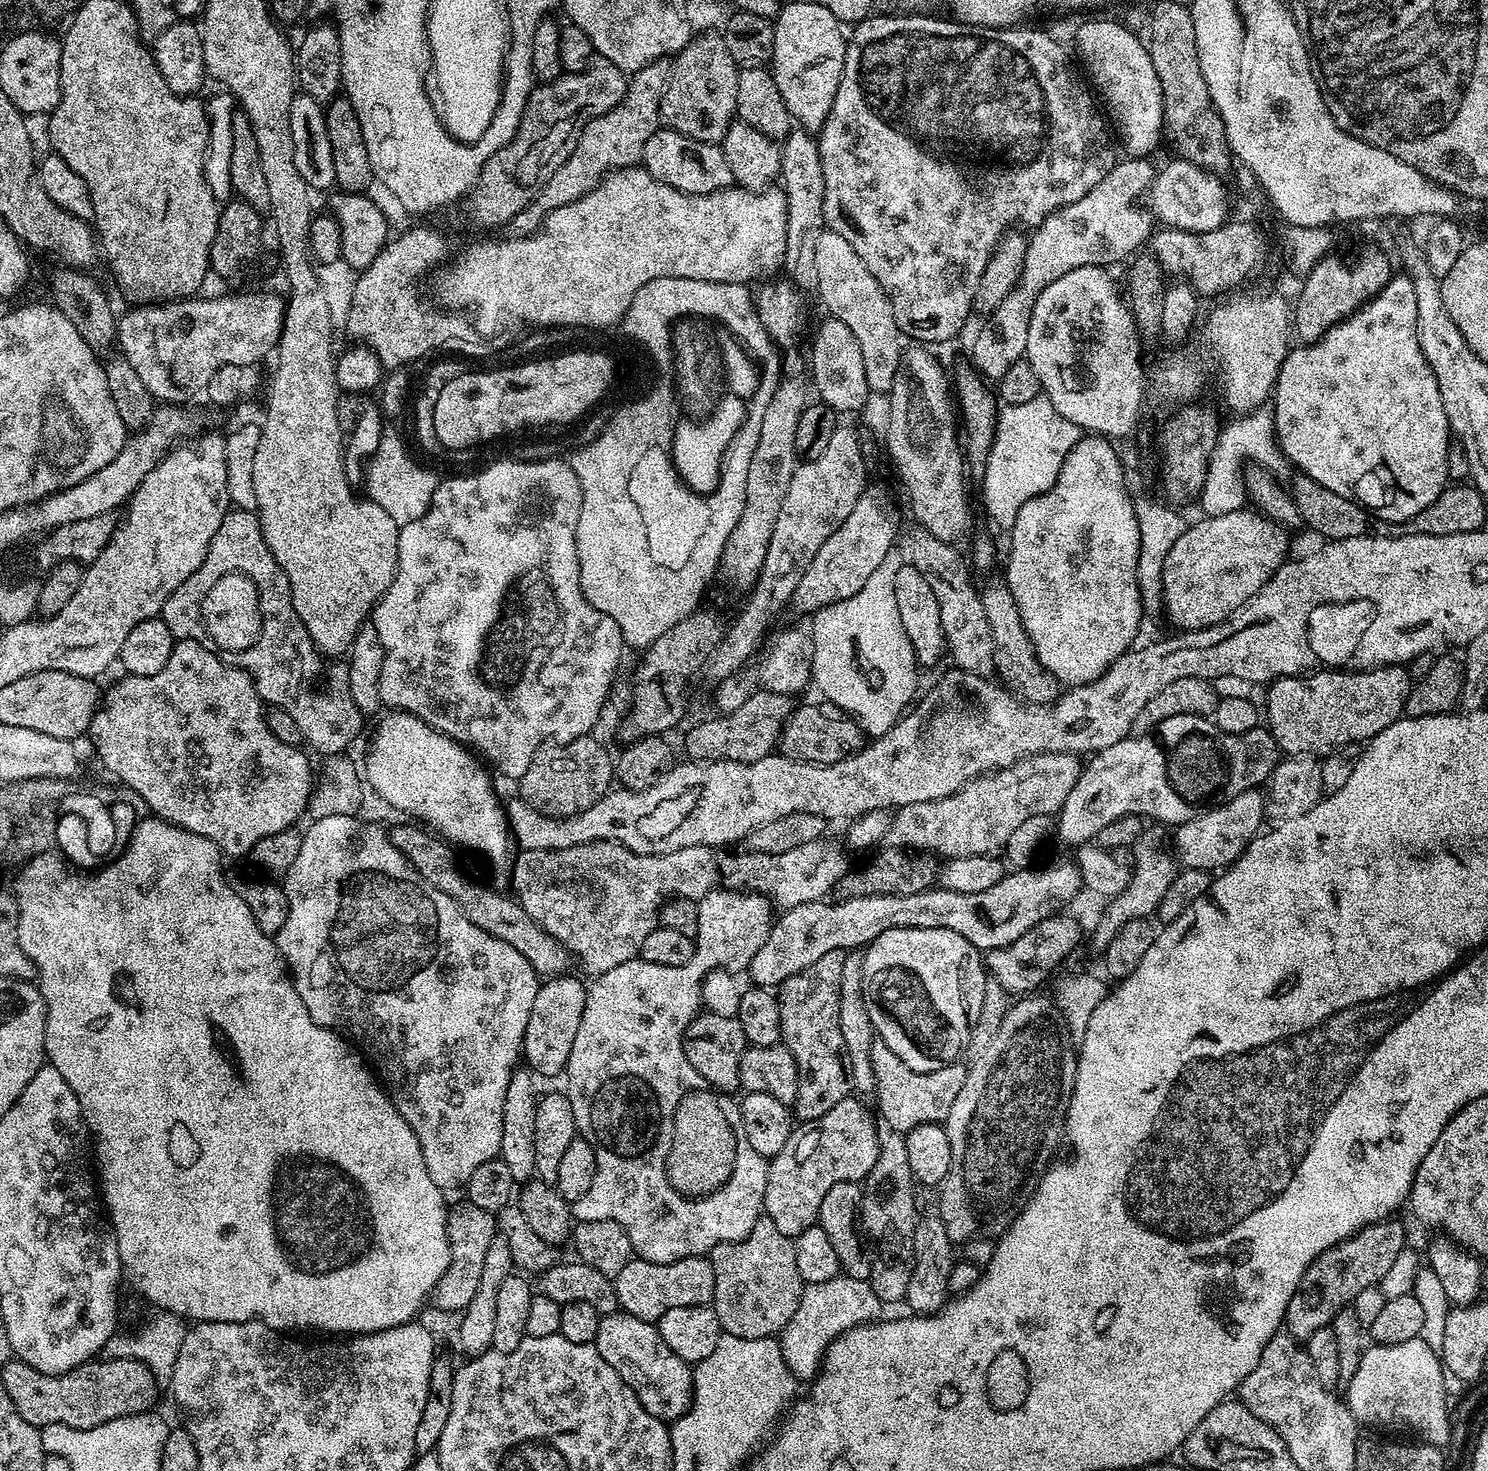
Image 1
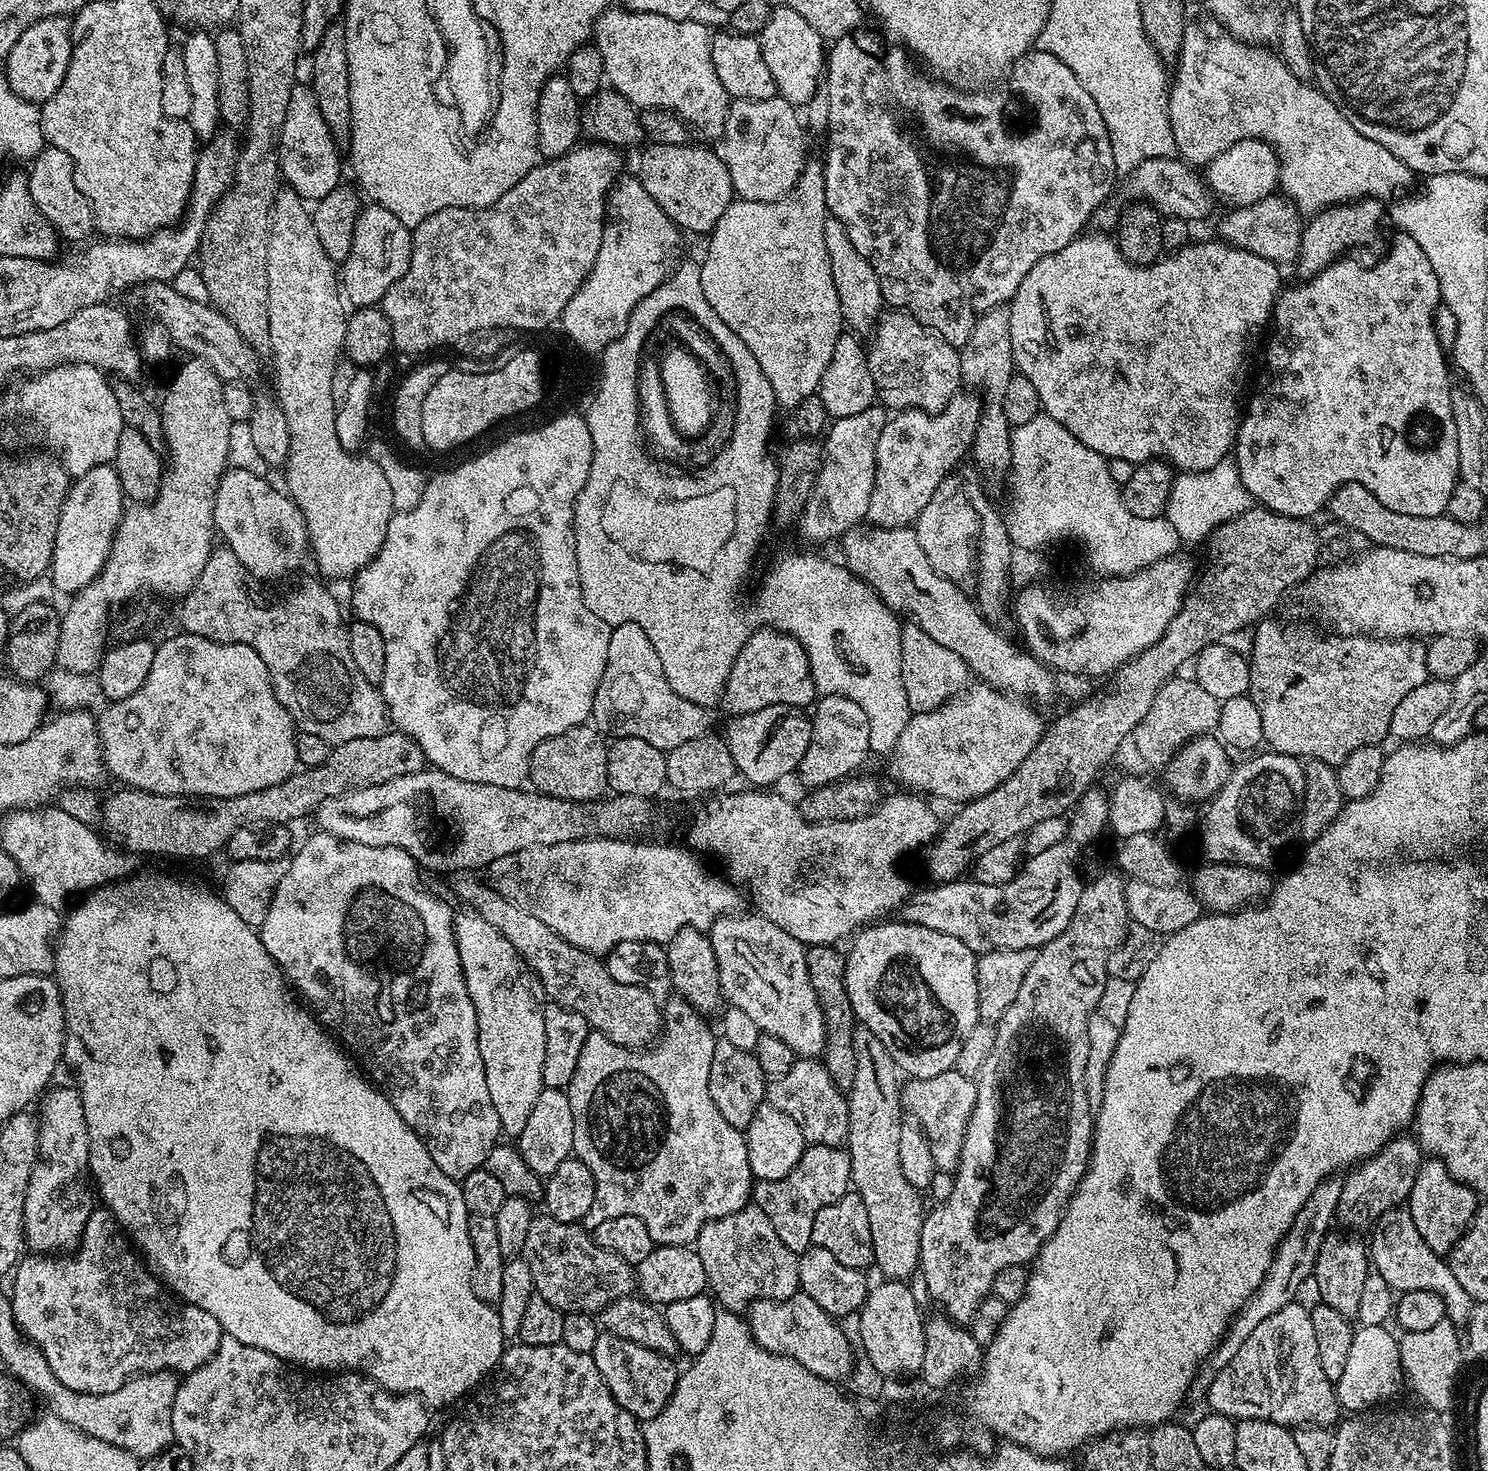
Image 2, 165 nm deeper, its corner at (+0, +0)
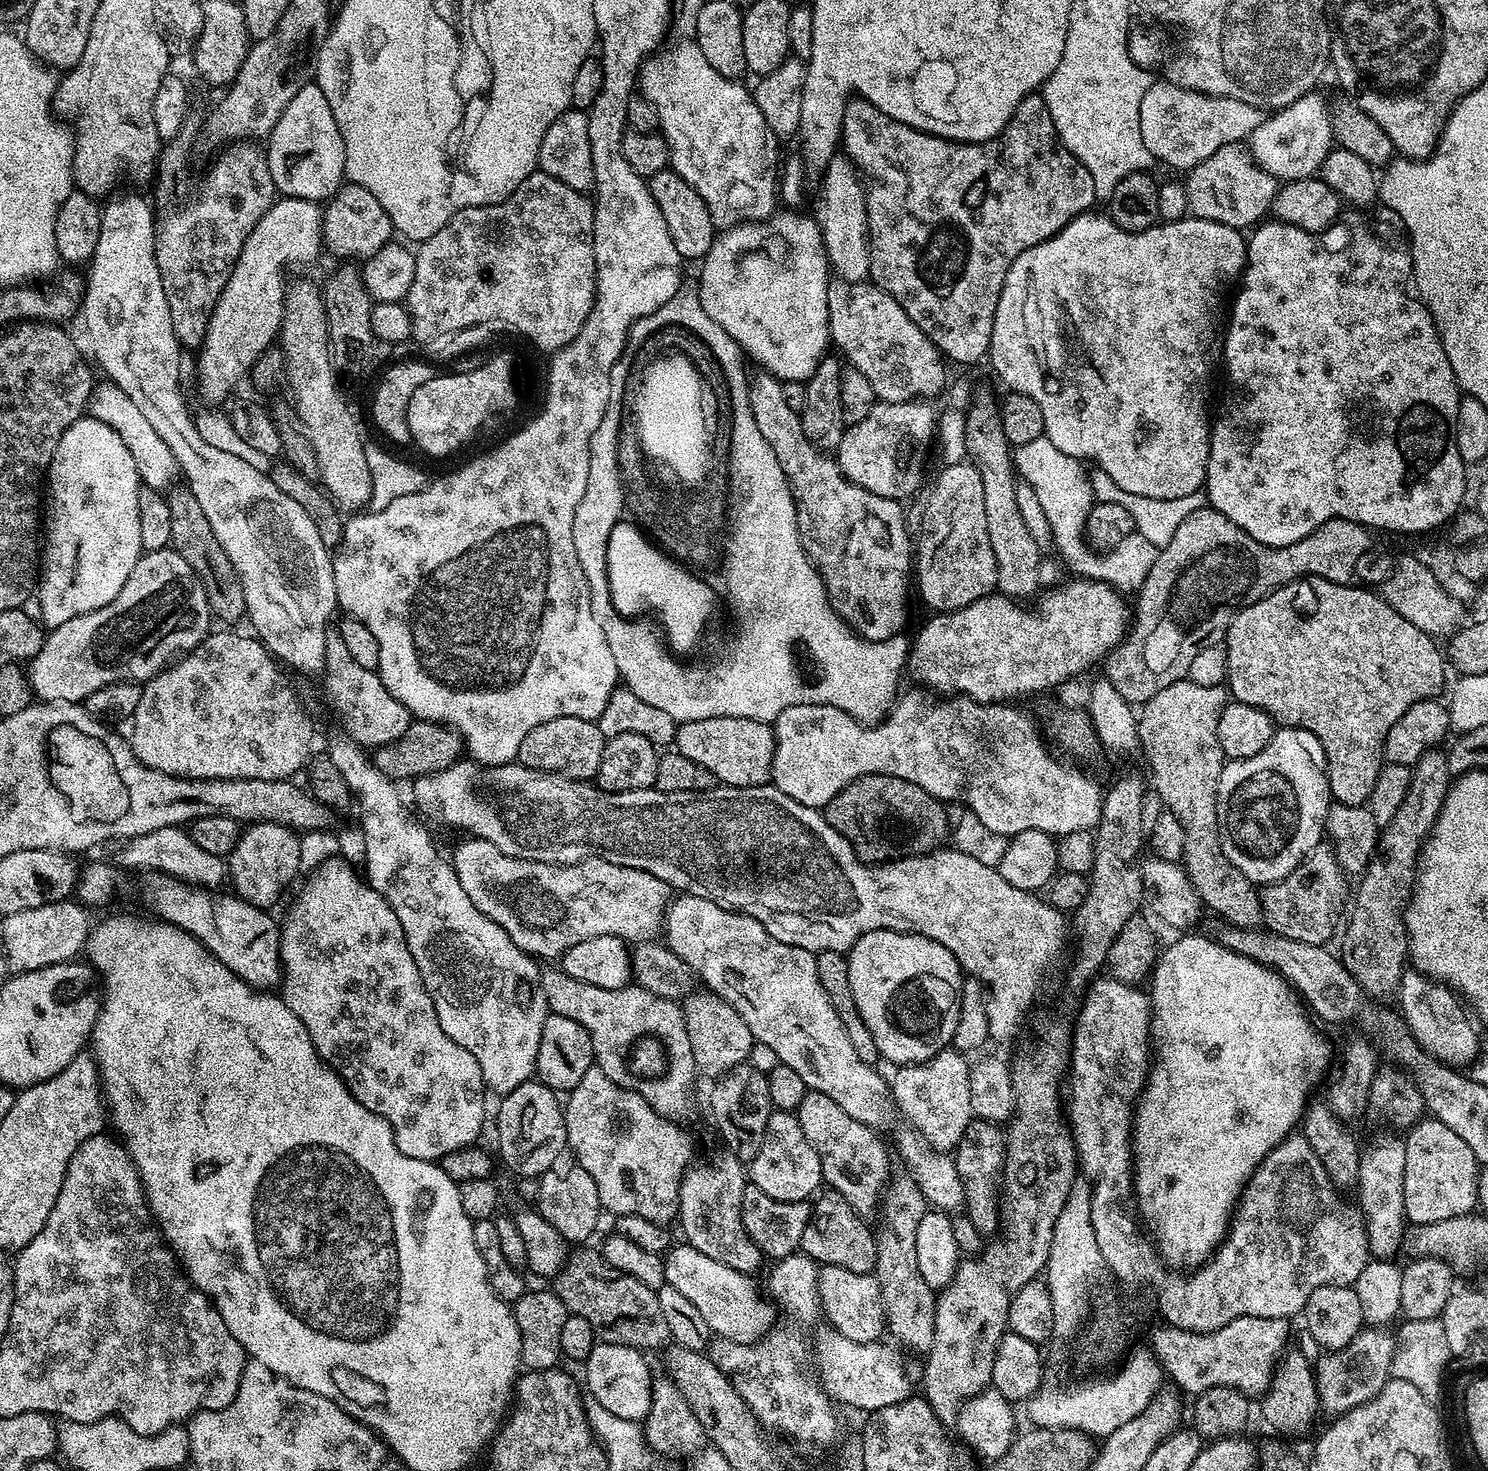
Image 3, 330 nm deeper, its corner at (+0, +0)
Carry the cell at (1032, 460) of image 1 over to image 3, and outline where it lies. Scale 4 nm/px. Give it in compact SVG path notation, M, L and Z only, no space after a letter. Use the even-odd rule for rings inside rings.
M1045 435L1034 438L1034 442L1026 442L1026 446L1016 448L1014 465L1019 479L1032 486L1034 492L1038 494L1039 504L1042 505L1043 513L1046 514L1050 530L1053 531L1055 551L1060 551L1061 558L1076 571L1073 573L1080 578L1100 580L1103 584L1108 584L1121 594L1129 594L1128 592L1132 592L1131 594L1139 593L1142 582L1146 582L1146 574L1150 574L1150 566L1154 566L1158 549L1148 542L1146 538L1133 534L1131 536L1121 536L1118 546L1114 546L1103 554L1097 554L1093 551L1084 534L1086 518L1088 513L1092 511L1094 503L1092 482L1089 473L1087 471L1084 473L1085 465L1081 461L1075 460L1070 454L1062 454L1062 450L1058 450L1058 446L1054 446L1054 442L1050 442Z

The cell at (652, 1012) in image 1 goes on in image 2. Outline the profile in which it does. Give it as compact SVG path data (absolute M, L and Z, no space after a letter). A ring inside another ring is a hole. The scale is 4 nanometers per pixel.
M672 998L672 1001L668 1005L665 1003L662 1008L662 1035L647 1050L627 1048L621 1044L615 1044L601 1032L589 1031L586 1043L582 1046L582 1054L578 1057L574 1078L570 1078L566 1089L570 1098L570 1111L574 1114L572 1151L575 1159L581 1160L590 1170L590 1174L594 1174L594 1186L596 1187L594 1206L590 1206L590 1214L584 1216L583 1227L595 1230L598 1226L602 1226L602 1222L606 1222L606 1218L633 1216L642 1218L642 1222L646 1222L646 1230L650 1230L653 1245L682 1244L688 1246L695 1241L696 1235L709 1222L741 1212L745 1204L749 1203L754 1187L754 1177L748 1161L748 1141L741 1129L732 1128L730 1122L726 1122L726 1118L718 1114L718 1106L714 1106L714 1098L710 1098L710 1062L714 1062L714 1050L718 1043L718 1036L717 1033L716 1036L712 1033L711 1026L704 1020L707 1019L696 1009L691 1008L685 1000Z

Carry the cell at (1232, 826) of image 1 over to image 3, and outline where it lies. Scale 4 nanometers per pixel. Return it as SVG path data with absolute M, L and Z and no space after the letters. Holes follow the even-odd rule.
M1277 727L1275 736L1254 758L1228 760L1218 778L1218 834L1222 854L1230 858L1253 885L1273 884L1290 874L1303 862L1304 857L1322 842L1324 819L1328 805L1333 803L1328 785L1328 764L1324 761L1322 742L1305 728Z

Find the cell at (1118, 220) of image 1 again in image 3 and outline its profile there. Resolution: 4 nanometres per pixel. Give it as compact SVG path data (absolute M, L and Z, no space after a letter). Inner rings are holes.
M1243 143L1227 144L1222 146L1222 150L1214 150L1206 162L1198 162L1198 166L1194 166L1187 176L1191 215L1199 220L1222 222L1241 230L1259 225L1269 215L1278 187L1276 177L1256 164L1251 151Z

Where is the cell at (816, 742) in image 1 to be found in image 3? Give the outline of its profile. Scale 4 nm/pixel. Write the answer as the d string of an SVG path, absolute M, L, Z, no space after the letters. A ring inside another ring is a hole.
M733 716L698 718L685 720L677 727L674 748L686 758L690 758L690 762L710 770L710 774L714 774L721 785L730 788L757 788L771 781L776 733L771 723L758 722L754 718L734 718Z

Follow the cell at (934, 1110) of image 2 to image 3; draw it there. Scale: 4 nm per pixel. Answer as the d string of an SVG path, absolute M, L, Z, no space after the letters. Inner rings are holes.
M974 1118L966 1126L966 1134L962 1134L962 1142L958 1142L954 1150L958 1178L962 1178L966 1214L984 1238L995 1237L1002 1224L997 1196L1004 1166L1005 1139L1006 1132L1003 1127L992 1124L988 1120Z

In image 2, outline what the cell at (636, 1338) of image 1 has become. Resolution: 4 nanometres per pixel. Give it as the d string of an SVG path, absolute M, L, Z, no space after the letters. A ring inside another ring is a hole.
M601 1331L598 1342L594 1342L591 1352L598 1374L606 1382L610 1394L628 1413L641 1422L653 1420L670 1402L678 1379L678 1368L675 1368L669 1357L645 1346L618 1338L608 1331Z

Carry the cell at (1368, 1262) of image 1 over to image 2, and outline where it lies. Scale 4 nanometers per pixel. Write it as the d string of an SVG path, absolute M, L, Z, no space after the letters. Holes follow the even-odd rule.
M1401 1134L1384 1144L1382 1150L1378 1150L1368 1160L1361 1160L1345 1175L1348 1177L1343 1177L1336 1207L1336 1220L1339 1223L1353 1224L1356 1228L1375 1225L1381 1216L1407 1201L1410 1190L1414 1190L1414 1178L1419 1174L1422 1163L1419 1143L1409 1136Z

